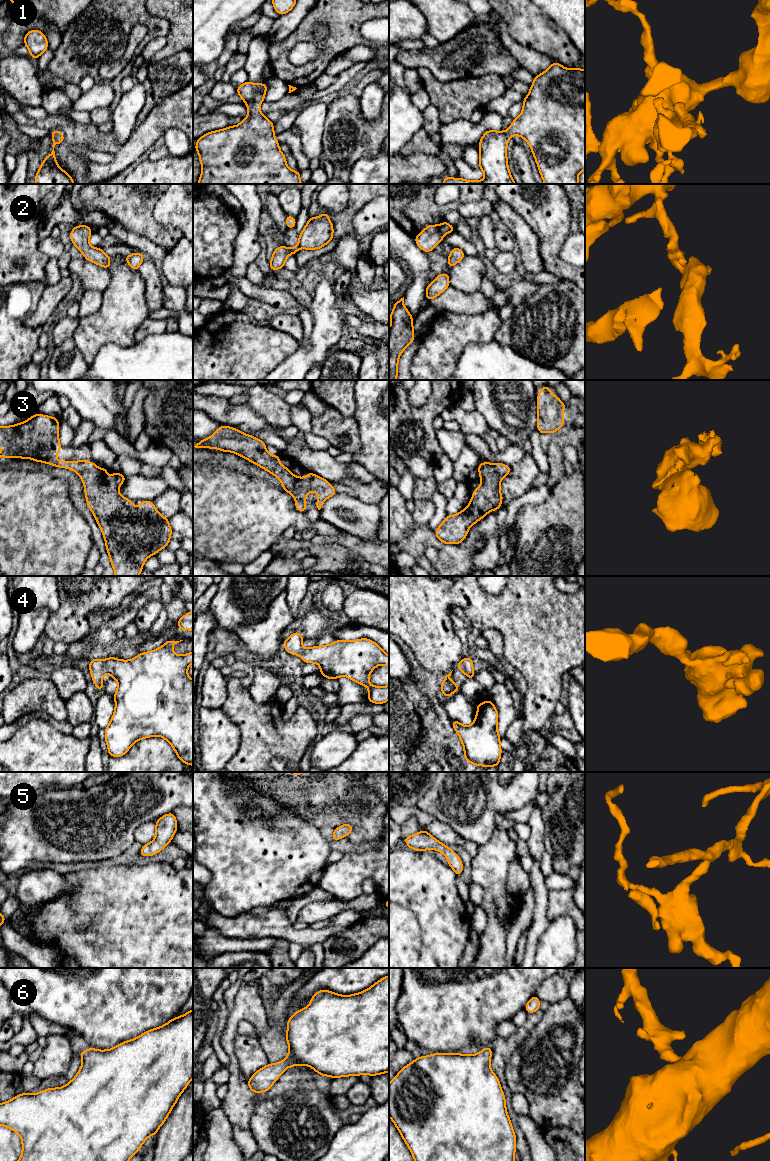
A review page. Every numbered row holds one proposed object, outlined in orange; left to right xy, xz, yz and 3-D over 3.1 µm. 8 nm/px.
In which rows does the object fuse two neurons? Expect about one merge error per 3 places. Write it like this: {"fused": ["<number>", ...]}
{"fused": []}

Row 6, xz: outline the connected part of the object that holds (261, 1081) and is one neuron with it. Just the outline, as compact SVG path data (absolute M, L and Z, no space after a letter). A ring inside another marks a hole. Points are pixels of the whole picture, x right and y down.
M389 975L360 993L345 996L320 990L310 999L312 1001L307 1007L296 1011L288 1019L288 1056L278 1063L267 1064L257 1070L247 1082L253 1093L267 1092L288 1067L298 1065L307 1065L319 1075L332 1078L363 1074L375 1076L389 1072Z

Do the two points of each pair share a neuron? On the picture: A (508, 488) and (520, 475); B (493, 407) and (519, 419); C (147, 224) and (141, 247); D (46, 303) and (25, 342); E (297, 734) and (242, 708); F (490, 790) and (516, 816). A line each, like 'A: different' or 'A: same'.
A: same
B: same
C: different
D: different
E: same
F: different

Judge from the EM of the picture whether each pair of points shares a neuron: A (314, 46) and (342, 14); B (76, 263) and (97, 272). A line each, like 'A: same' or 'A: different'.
A: different
B: same

